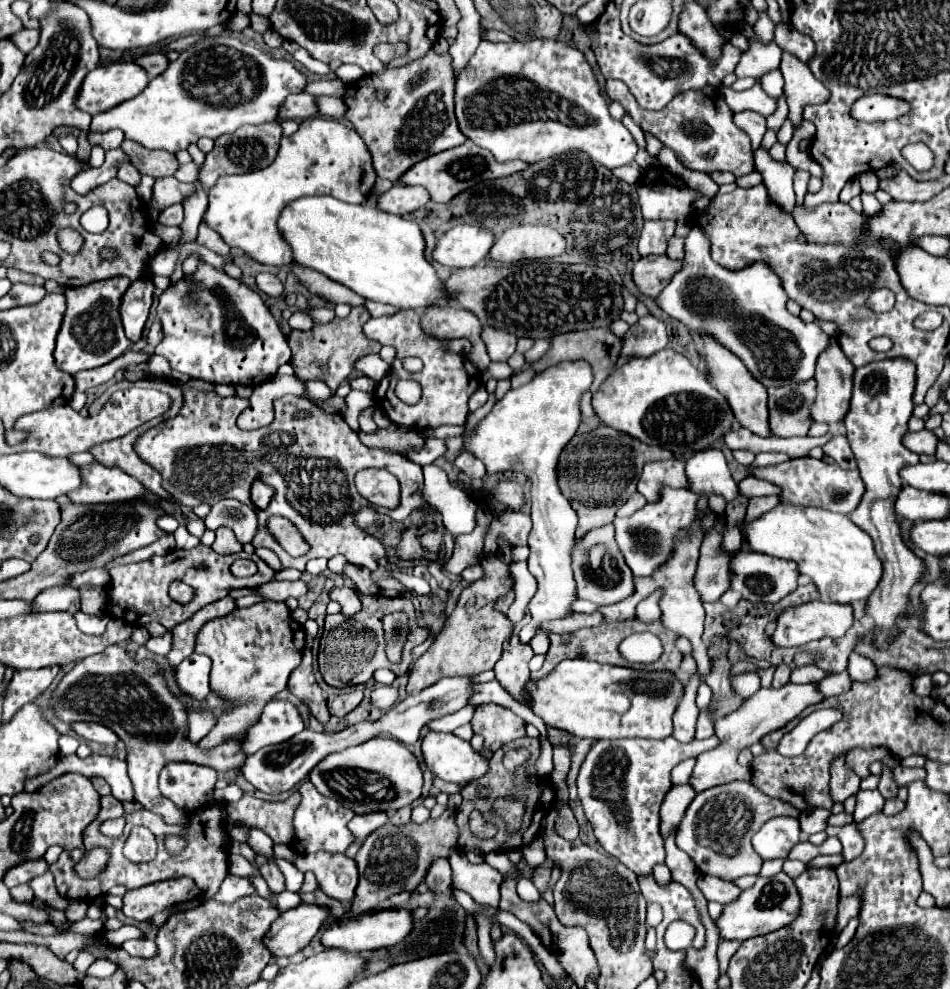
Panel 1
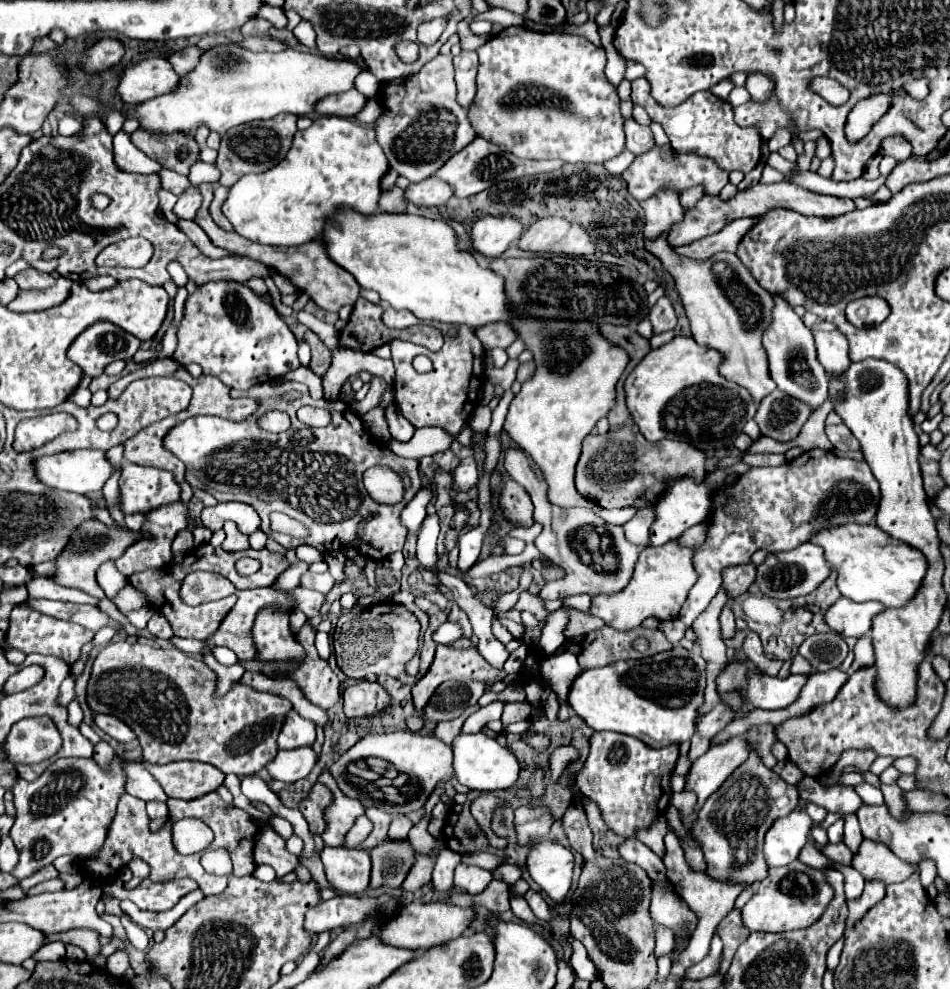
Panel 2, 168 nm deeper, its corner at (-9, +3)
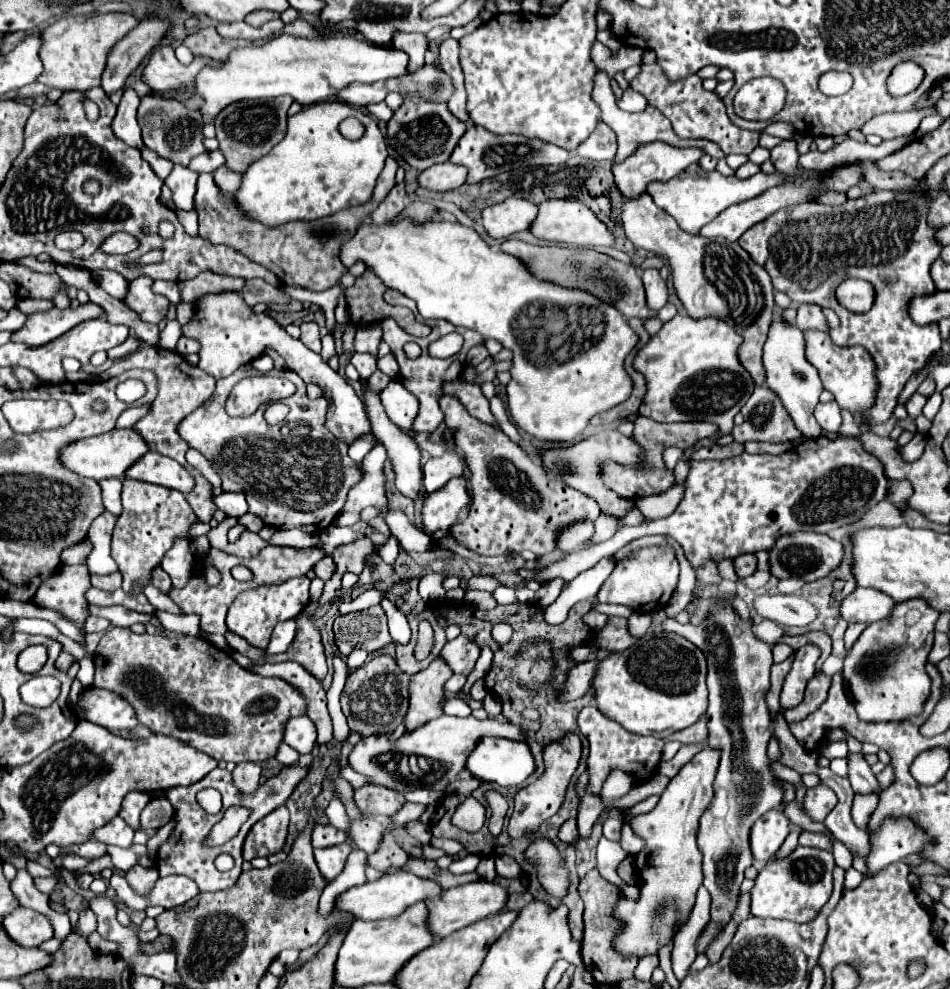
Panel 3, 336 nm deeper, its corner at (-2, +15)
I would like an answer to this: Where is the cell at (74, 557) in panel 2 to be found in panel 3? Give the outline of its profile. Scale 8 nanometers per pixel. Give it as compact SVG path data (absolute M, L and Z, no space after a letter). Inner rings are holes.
M115 571L111 575L91 575L91 585L103 591L115 591L121 587L121 573Z

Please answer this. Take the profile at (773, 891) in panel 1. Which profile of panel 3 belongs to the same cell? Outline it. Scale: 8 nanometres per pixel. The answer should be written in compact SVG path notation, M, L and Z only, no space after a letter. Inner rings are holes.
M797 847L783 861L767 861L751 889L751 913L757 917L811 921L817 911L829 901L833 891L833 853L817 847Z

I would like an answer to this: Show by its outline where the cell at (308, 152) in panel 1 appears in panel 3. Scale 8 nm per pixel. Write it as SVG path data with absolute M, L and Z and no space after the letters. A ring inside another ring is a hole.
M343 101L317 103L301 113L287 119L287 133L281 143L277 143L265 157L255 161L245 173L241 189L235 193L237 203L245 209L249 217L261 221L263 225L283 225L289 221L313 221L333 215L345 207L363 205L371 199L375 181L387 159L387 145L377 121L363 109L353 109ZM347 117L357 117L365 125L365 133L357 141L349 141L339 133L339 123Z

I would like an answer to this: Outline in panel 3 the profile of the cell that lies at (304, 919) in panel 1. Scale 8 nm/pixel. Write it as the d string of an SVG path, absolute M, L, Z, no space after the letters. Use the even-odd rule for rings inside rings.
M391 873L391 875L377 879L375 883L365 883L365 885L359 885L359 887L345 891L337 899L335 907L353 913L357 919L387 919L387 917L397 917L409 905L437 897L441 891L443 891L441 885L431 881L431 879L421 879L413 873Z

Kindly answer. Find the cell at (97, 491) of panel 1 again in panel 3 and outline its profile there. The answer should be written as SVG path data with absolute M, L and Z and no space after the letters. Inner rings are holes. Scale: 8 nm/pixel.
M157 451L145 453L145 457L141 457L141 461L137 461L137 465L133 465L133 469L129 469L129 473L125 475L139 481L163 485L167 489L177 489L185 495L195 487L195 479L183 465Z

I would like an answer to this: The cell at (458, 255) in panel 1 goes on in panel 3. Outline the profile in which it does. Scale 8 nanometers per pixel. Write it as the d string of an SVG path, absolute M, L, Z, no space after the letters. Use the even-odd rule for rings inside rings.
M505 199L503 203L483 209L483 227L493 239L509 239L519 231L527 231L537 217L539 207L525 199Z

